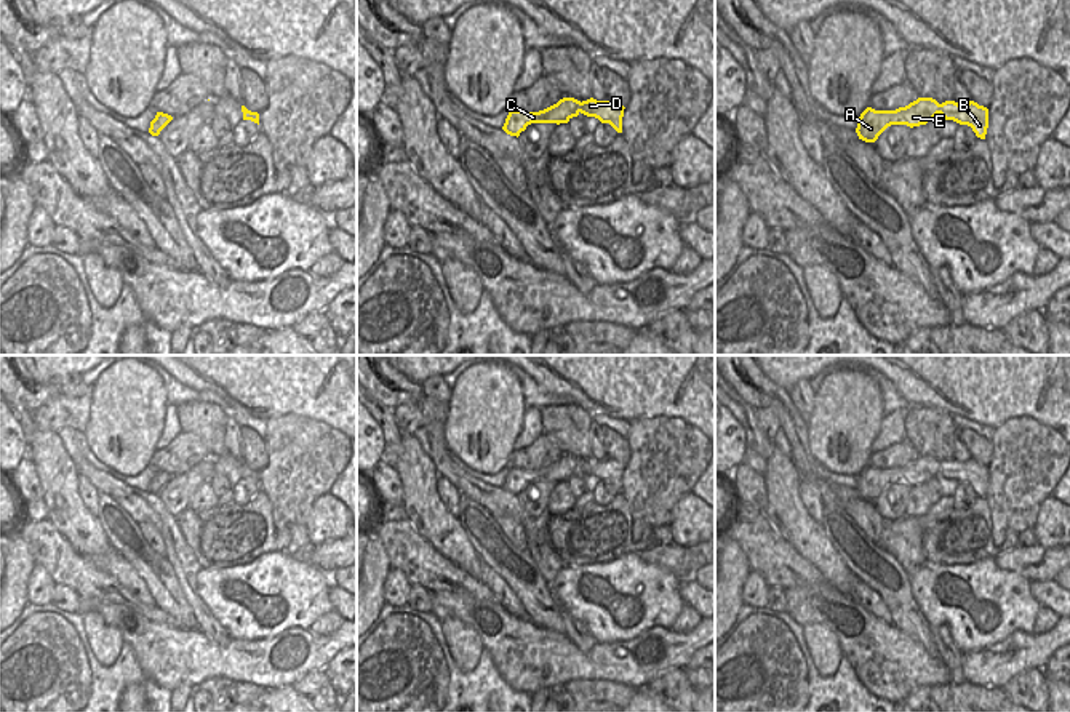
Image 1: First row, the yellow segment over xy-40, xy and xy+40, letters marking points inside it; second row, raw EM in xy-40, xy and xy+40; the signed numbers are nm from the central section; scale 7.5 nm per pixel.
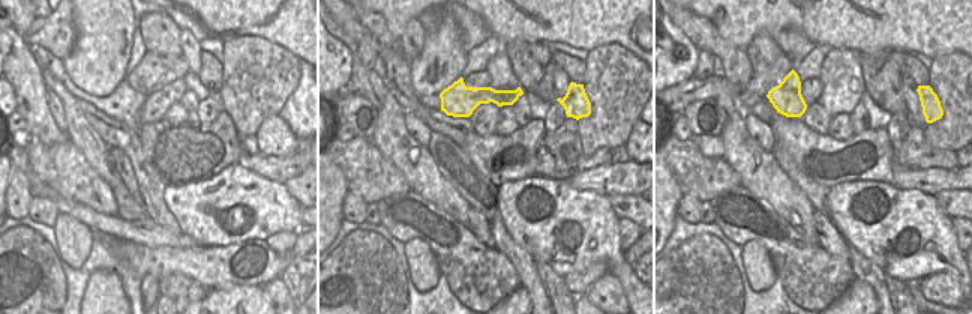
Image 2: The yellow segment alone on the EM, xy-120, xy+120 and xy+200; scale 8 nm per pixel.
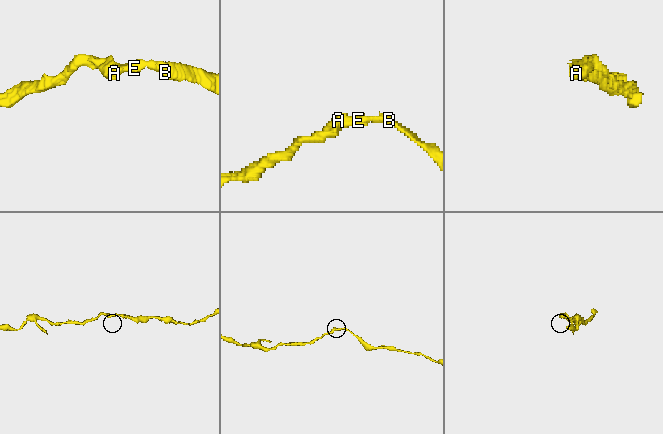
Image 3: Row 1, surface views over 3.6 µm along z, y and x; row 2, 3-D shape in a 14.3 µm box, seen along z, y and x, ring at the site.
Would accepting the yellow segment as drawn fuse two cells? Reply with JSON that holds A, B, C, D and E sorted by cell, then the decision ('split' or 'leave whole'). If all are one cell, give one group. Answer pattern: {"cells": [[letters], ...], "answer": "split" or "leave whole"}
{"cells": [["A", "B", "C", "D", "E"]], "answer": "leave whole"}

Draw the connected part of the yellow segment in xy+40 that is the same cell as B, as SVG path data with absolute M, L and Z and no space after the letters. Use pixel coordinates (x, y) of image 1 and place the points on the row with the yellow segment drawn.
M918 98L905 107L896 110L875 110L867 107L857 118L856 133L865 142L875 142L878 136L891 125L907 125L910 128L926 125L929 120L940 115L945 120L953 120L960 125L972 128L977 138L985 139L988 128L988 109L974 101L958 104L945 101L939 104L932 98Z

